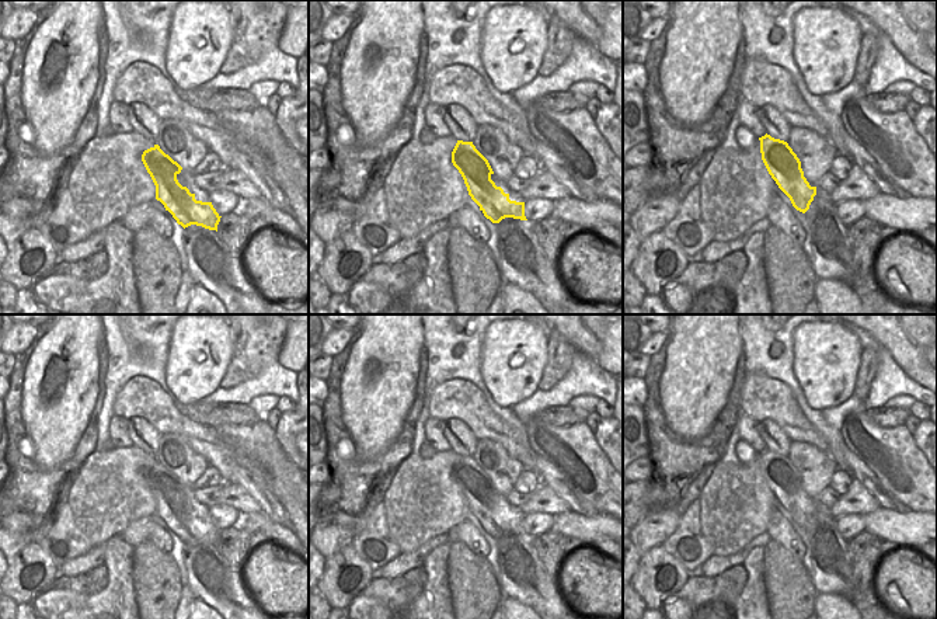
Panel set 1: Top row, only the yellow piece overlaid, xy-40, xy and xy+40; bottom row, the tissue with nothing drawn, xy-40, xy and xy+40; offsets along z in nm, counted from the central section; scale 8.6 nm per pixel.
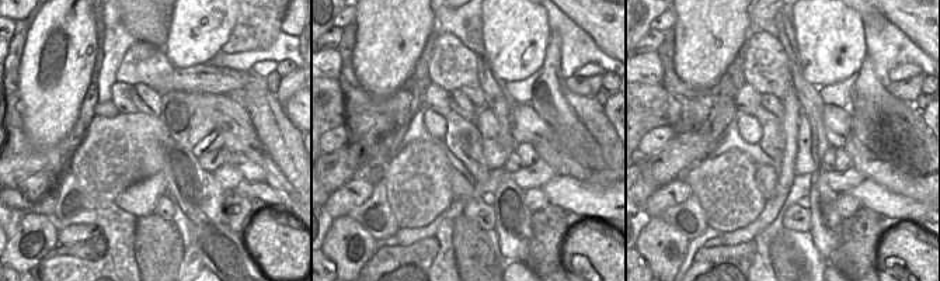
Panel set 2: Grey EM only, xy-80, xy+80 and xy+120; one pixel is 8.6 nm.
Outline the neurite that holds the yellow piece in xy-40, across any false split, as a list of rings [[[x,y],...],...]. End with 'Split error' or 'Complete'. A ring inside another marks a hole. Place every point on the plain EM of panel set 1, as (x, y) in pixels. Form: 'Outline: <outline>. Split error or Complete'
Outline: [[[159,459],[147,463],[142,469],[142,476],[156,500],[156,514],[184,543],[196,539],[217,546],[220,529],[212,517],[195,514],[187,501],[182,501],[177,490],[182,481],[166,469]]]. Complete

